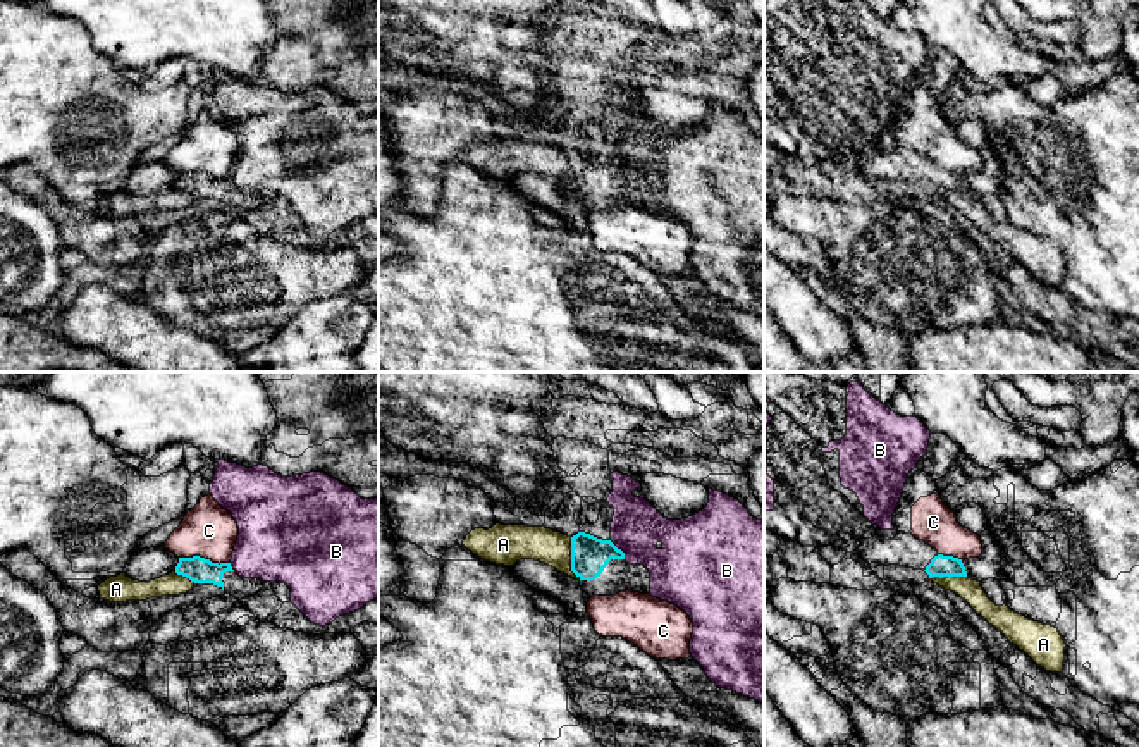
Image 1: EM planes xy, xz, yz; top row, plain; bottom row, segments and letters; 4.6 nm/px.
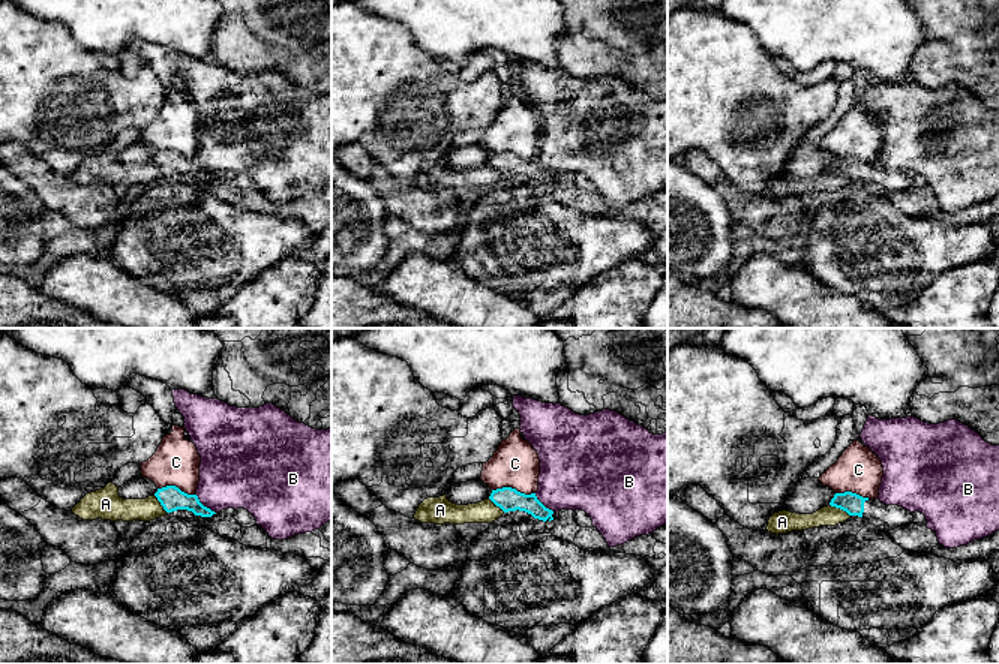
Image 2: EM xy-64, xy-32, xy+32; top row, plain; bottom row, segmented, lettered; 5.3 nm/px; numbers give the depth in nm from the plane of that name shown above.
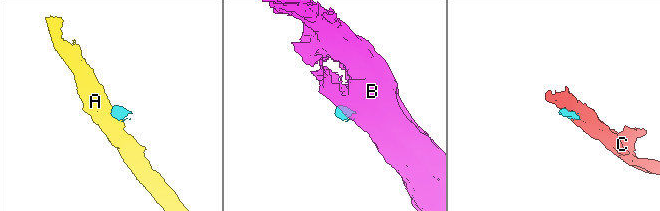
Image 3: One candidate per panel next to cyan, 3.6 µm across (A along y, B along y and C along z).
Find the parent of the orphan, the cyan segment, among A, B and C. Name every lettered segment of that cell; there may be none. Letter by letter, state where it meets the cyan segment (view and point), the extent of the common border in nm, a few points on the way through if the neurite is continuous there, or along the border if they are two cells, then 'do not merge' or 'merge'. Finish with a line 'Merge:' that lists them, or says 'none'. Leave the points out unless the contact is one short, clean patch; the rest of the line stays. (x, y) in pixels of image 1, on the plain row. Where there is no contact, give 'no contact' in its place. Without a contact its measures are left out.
A: contact xz (572, 172); length 200 nm; border xz (570, 152), (570, 183), (580, 193); do not merge
B: contact xz (620, 164); length 120 nm; border xz (609, 154), (625, 172); do not merge
C: contact xy (203, 172); length 240 nm; border xy (179, 171), (203, 171), (212, 176), (229, 178); do not merge
Merge: none

